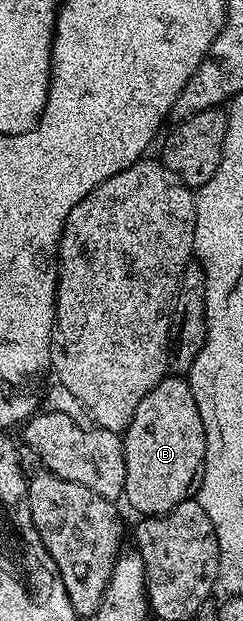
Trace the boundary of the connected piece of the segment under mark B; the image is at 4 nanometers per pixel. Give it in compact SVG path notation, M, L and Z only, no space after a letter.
M172 373L158 381L138 401L138 409L134 409L134 417L122 438L126 457L123 498L128 499L137 516L165 515L199 488L204 476L206 433L187 378Z

